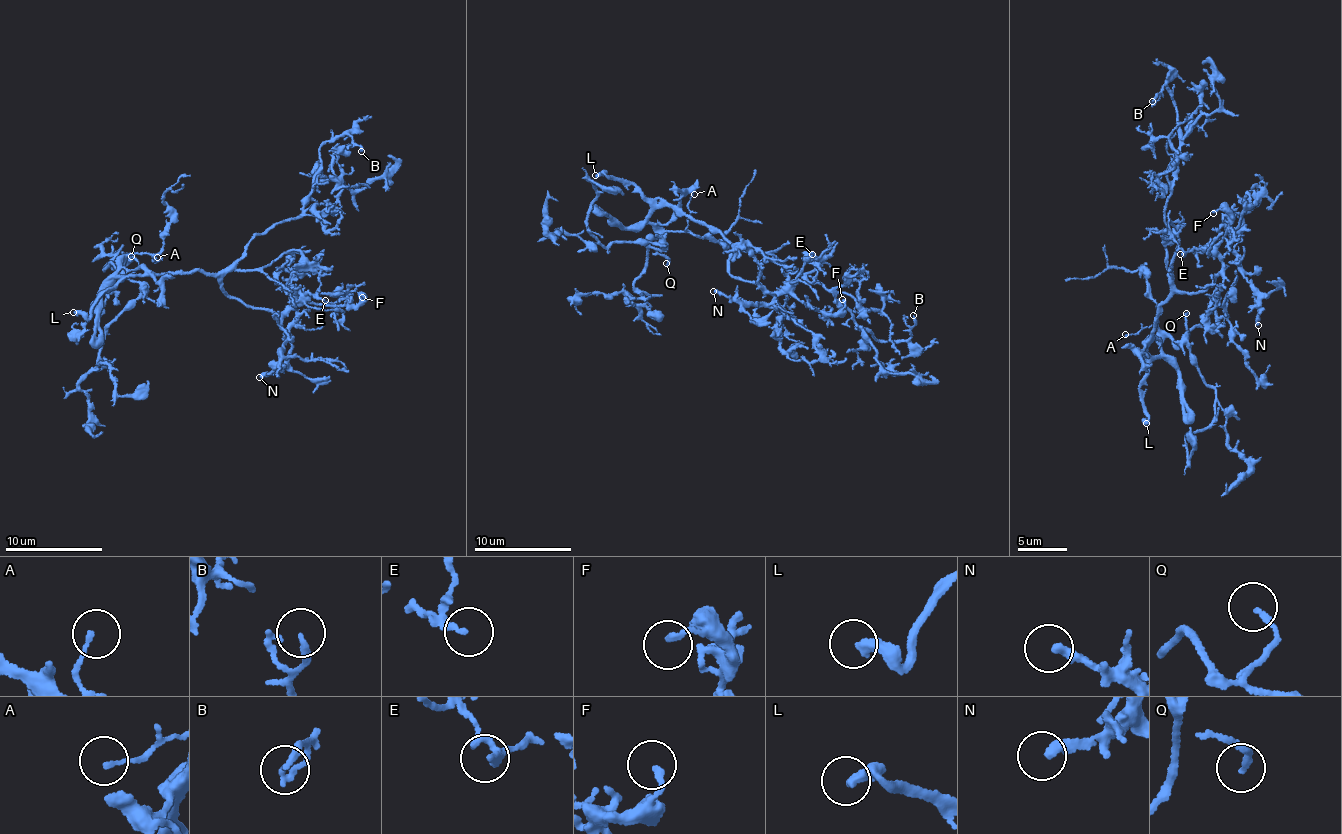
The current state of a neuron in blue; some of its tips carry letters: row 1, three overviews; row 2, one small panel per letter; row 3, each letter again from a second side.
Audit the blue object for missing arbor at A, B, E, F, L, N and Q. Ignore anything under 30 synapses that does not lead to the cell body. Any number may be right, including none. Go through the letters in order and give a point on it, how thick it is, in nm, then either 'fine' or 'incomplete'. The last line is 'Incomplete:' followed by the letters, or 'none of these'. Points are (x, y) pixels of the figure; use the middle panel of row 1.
A: at (694, 194); 130 nm thick; fine
B: at (913, 315); 190 nm thick; fine
E: at (812, 254); 180 nm thick; incomplete
F: at (842, 299); 170 nm thick; fine
L: at (595, 175); 300 nm thick; incomplete
N: at (713, 291); 300 nm thick; fine
Q: at (666, 263); 150 nm thick; fine
Incomplete: E, L

